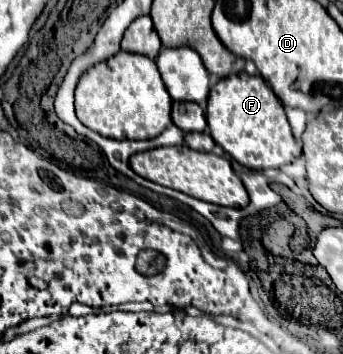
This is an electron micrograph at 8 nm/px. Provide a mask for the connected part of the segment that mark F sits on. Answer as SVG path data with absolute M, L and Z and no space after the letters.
M247 60L243 73L219 79L219 83L209 91L207 101L209 133L213 141L219 147L223 147L225 153L229 153L237 163L245 167L251 169L283 167L287 163L293 163L301 155L301 149L295 145L281 101L275 97L267 81L256 74L255 64Z

